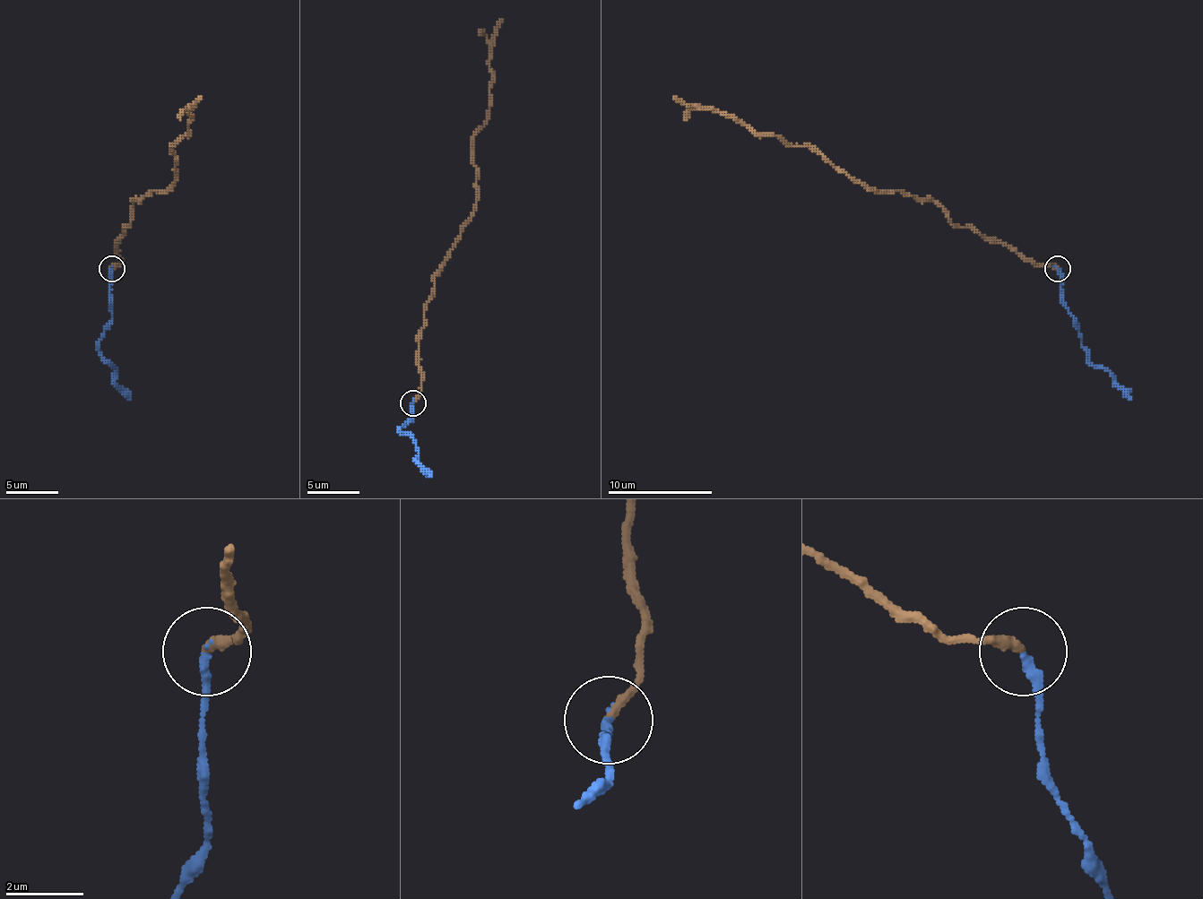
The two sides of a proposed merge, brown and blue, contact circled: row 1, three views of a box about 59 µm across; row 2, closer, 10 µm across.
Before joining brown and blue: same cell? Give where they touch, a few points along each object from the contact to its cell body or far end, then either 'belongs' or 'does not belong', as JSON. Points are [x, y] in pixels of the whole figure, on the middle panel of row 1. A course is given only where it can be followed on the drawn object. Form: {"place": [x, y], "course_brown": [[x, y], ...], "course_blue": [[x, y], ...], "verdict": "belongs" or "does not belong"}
{"place": [412, 402], "course_brown": [[413, 403], [421, 390], [419, 330], [434, 275], [476, 204], [473, 134], [484, 124], [494, 27], [502, 19]], "course_blue": [[413, 403], [411, 406], [413, 419], [400, 427], [413, 440], [419, 453], [416, 461], [431, 477]], "verdict": "does not belong"}

